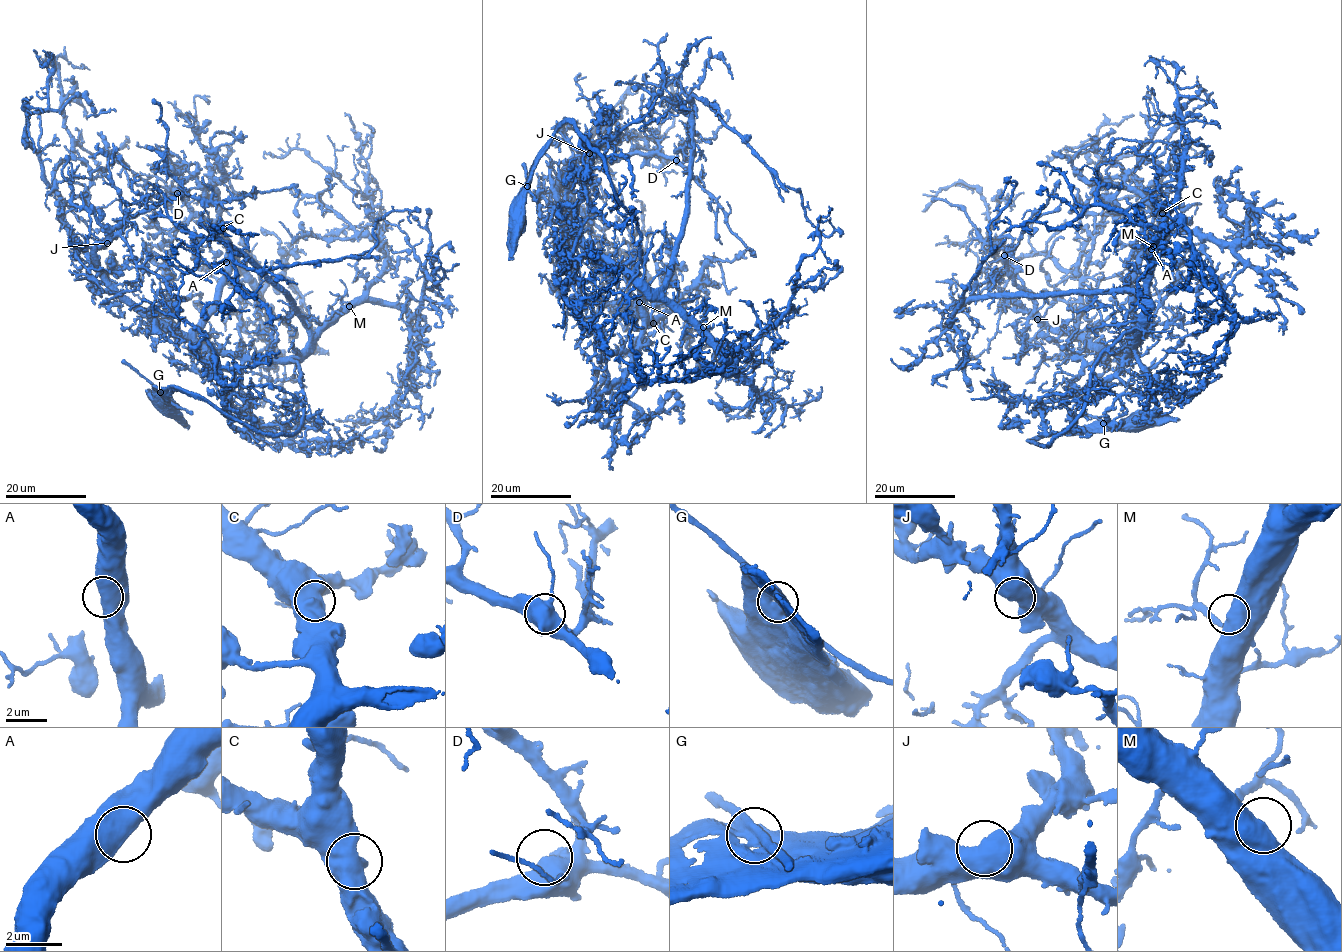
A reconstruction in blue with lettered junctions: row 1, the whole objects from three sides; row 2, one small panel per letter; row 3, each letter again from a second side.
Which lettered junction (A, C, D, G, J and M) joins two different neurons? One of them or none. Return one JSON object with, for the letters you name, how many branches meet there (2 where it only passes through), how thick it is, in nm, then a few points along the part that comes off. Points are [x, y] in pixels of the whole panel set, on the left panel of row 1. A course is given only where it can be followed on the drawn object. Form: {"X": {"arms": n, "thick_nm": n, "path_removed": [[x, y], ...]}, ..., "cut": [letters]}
{"G": {"arms": 1, "thick_nm": 750, "path_removed": [[160, 392], [123, 360]]}, "cut": ["G"]}

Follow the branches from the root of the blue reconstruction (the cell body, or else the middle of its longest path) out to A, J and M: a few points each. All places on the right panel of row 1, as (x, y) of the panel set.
A: (1141, 420), (1030, 441), (1049, 445), (1069, 429), (1102, 350), (1136, 330), (1135, 349), (1132, 274), (1151, 249)
J: (1141, 420), (1030, 441), (1049, 445), (1069, 429), (1100, 353), (1137, 331), (1127, 355), (1037, 319)
M: (1141, 420), (1030, 441), (1049, 445), (1069, 429), (1083, 408), (1100, 353), (1137, 327), (1153, 246)

